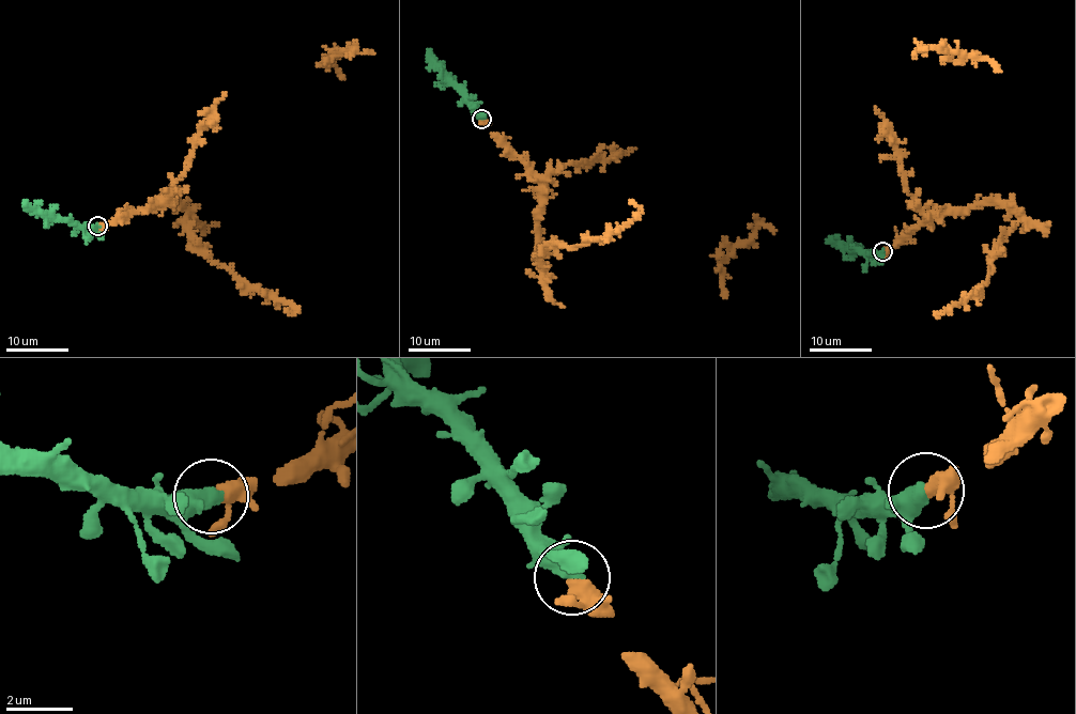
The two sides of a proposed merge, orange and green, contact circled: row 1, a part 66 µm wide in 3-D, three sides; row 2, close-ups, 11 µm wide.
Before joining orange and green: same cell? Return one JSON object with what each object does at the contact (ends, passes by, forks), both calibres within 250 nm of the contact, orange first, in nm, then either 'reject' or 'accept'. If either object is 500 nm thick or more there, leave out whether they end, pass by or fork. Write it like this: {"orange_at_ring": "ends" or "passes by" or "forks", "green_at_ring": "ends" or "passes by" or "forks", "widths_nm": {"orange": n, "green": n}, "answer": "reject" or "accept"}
{"orange_at_ring": "forks", "green_at_ring": "passes by", "widths_nm": {"orange": 300, "green": 380}, "answer": "accept"}

